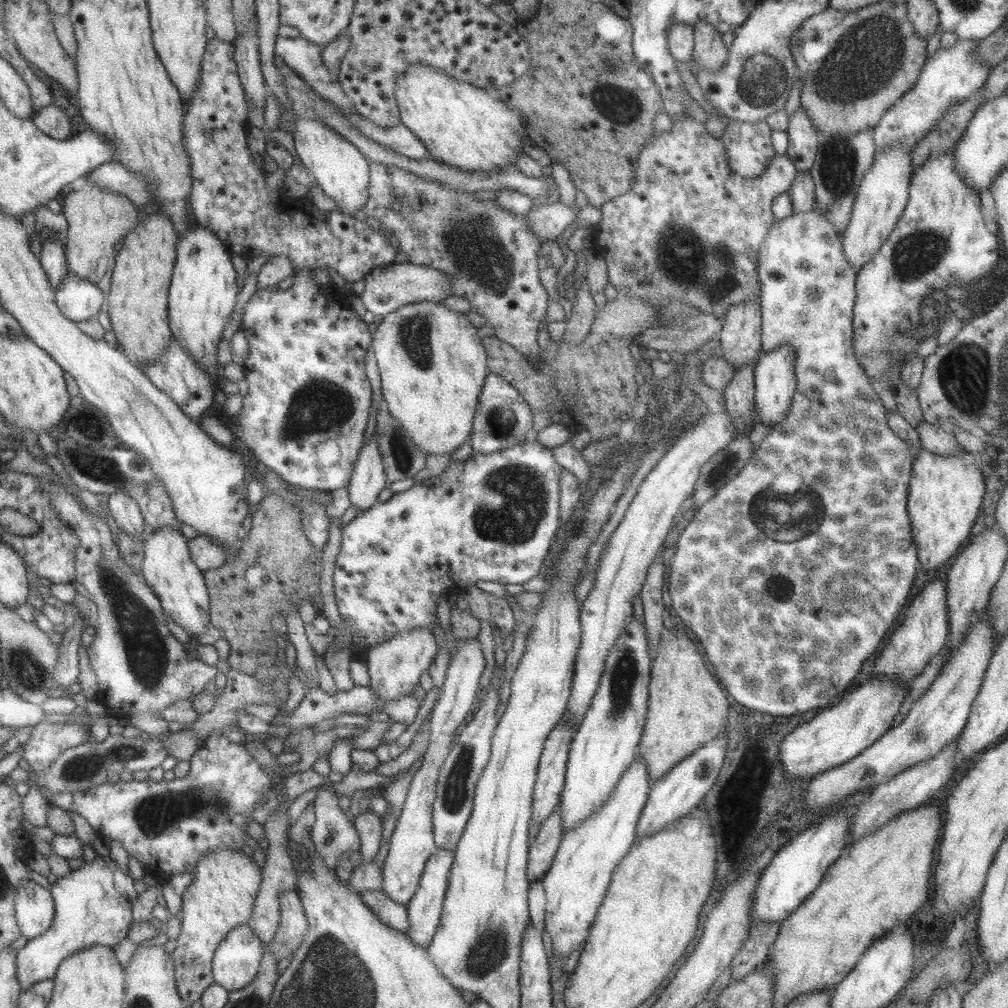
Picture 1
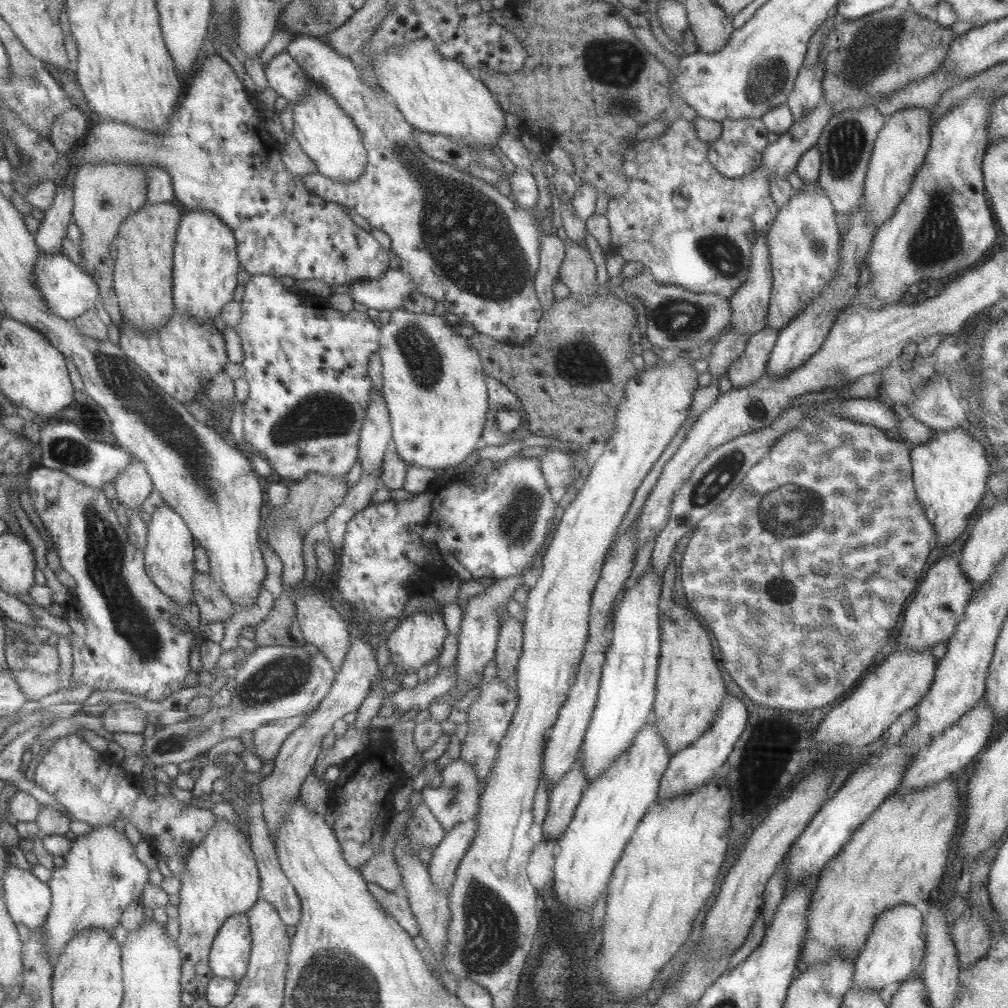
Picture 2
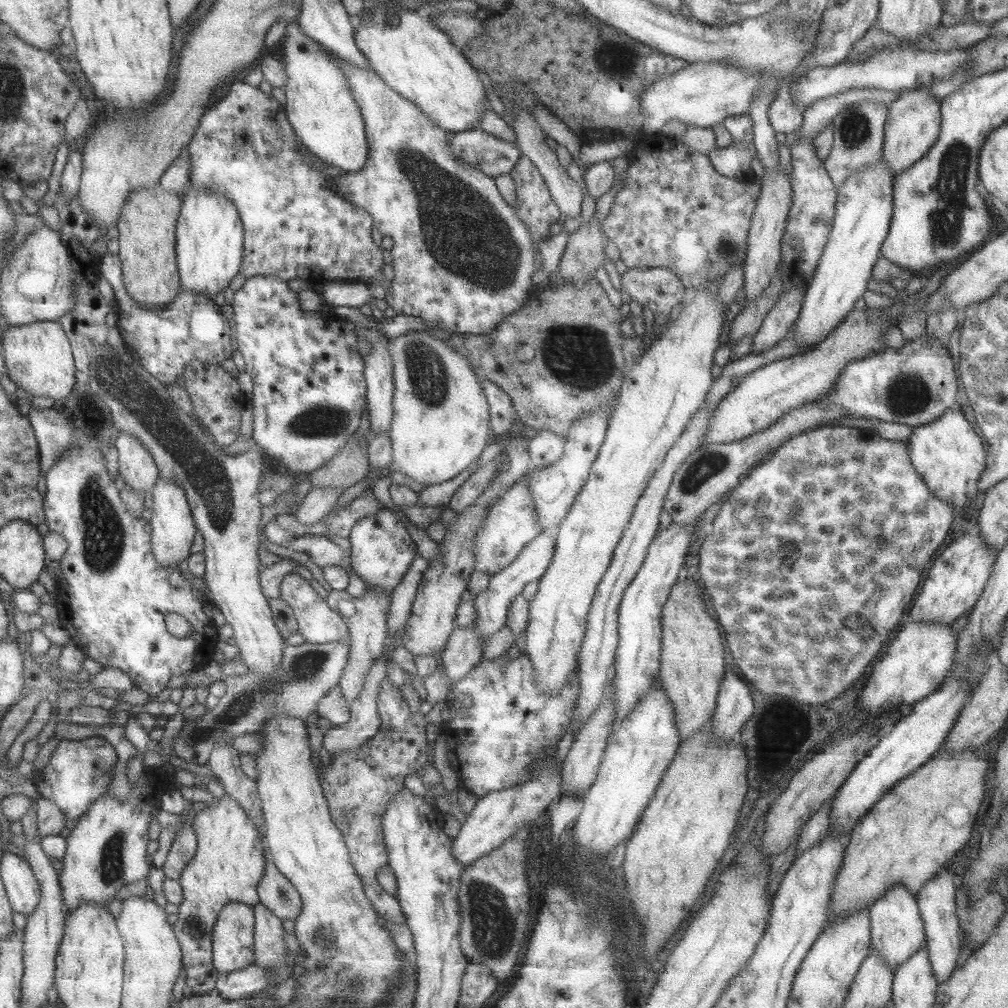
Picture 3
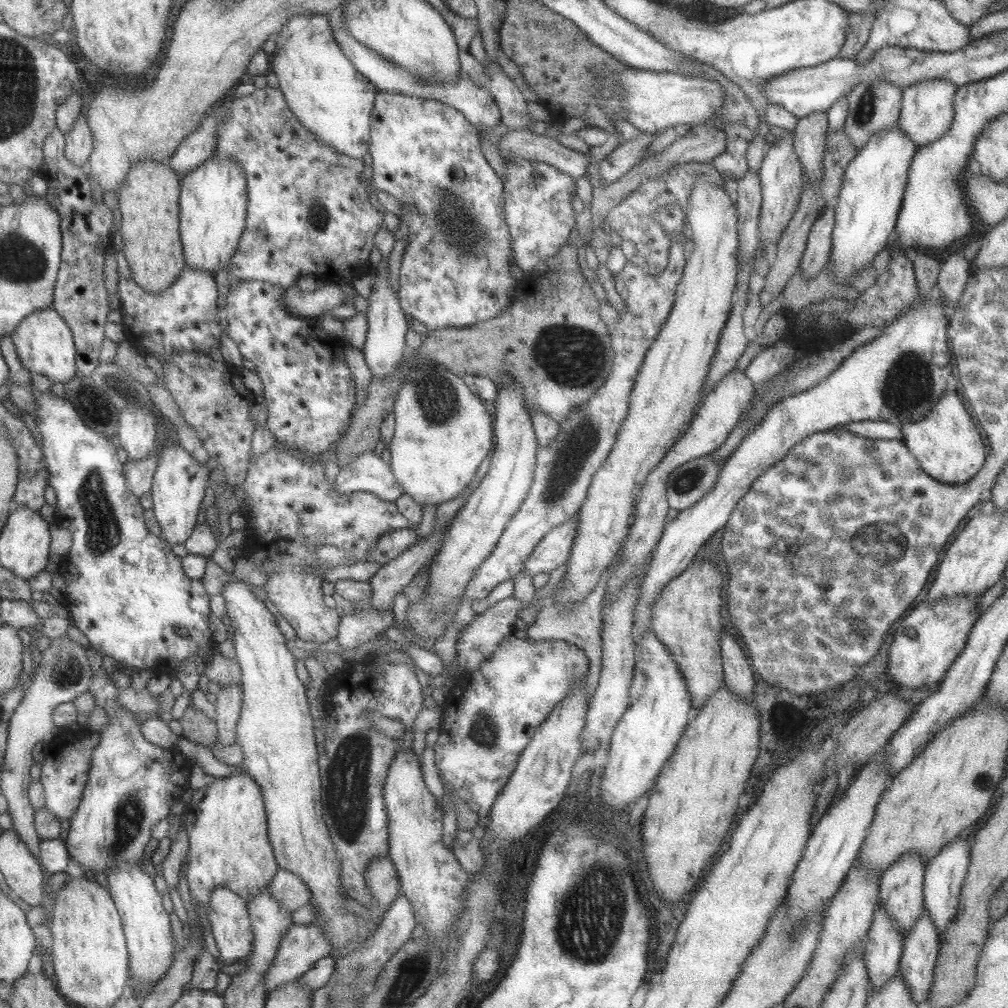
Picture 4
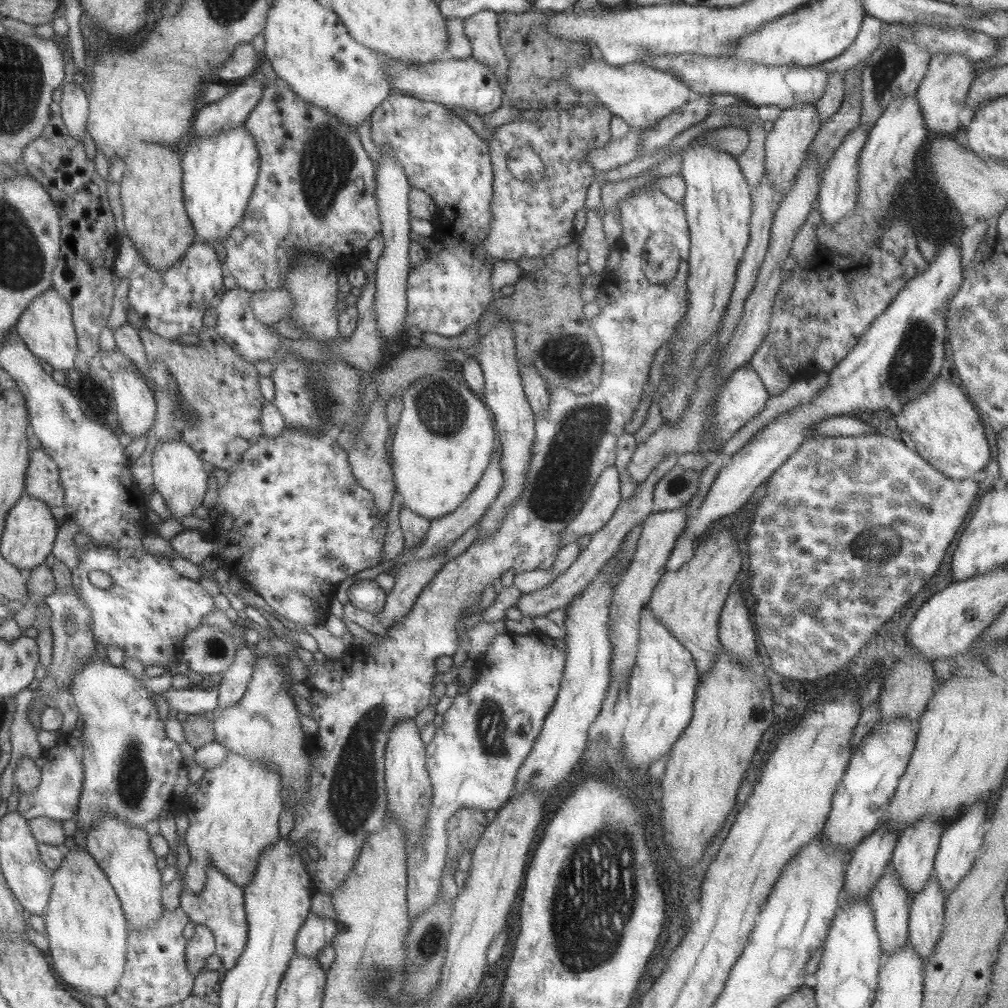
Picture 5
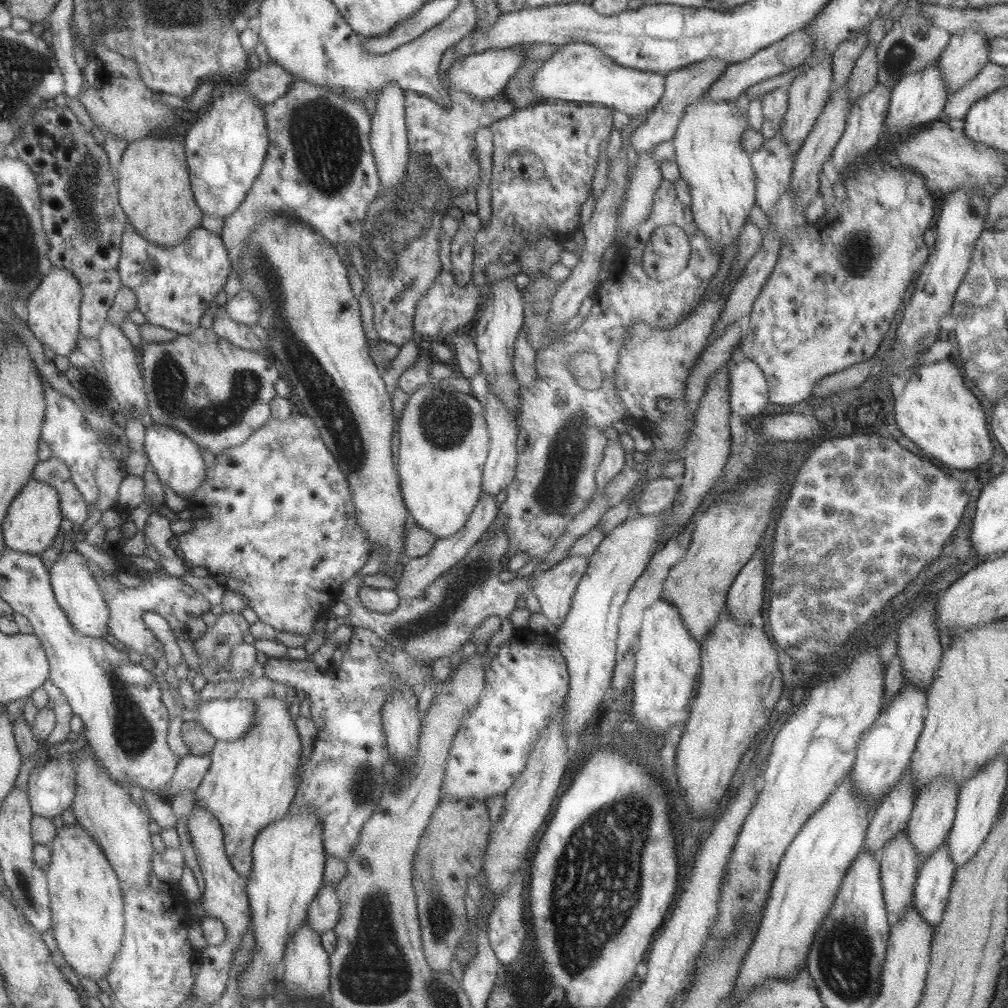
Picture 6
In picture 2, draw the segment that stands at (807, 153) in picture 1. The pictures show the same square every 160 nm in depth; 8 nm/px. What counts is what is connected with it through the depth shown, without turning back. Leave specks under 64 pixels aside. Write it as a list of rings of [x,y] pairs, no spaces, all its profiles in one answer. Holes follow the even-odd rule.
[[[817,61],[813,67],[801,66],[794,80],[793,88],[784,102],[789,108],[793,122],[801,120],[818,104],[824,102],[822,97],[822,78],[825,67]]]

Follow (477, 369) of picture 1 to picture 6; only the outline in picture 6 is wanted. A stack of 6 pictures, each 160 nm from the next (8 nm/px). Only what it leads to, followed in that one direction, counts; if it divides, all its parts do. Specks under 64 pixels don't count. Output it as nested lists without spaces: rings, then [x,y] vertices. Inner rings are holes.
[[[425,382],[409,396],[397,422],[399,446],[396,473],[409,518],[436,537],[457,532],[480,499],[481,476],[490,438],[483,408],[473,395],[453,390],[446,382]]]

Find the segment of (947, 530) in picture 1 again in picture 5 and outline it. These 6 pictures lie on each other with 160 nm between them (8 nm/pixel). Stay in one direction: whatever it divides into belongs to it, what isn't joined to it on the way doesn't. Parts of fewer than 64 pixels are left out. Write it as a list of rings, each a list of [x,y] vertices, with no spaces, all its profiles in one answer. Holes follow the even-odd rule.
[[[940,376],[931,381],[927,392],[909,401],[893,416],[895,426],[915,443],[915,452],[935,470],[952,480],[971,478],[985,468],[991,452],[985,439],[983,424],[966,393]]]

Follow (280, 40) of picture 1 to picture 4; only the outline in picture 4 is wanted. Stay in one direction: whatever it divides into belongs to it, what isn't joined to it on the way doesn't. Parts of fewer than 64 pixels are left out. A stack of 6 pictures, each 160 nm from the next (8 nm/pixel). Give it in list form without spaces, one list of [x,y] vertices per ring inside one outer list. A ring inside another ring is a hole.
[[[375,89],[375,98],[370,112],[370,146],[368,157],[371,159],[369,188],[374,193],[386,192],[399,202],[401,215],[398,217],[399,226],[406,224],[402,231],[407,235],[407,243],[401,256],[399,267],[399,306],[410,319],[421,322],[428,331],[446,328],[467,328],[472,324],[491,320],[495,318],[514,297],[515,288],[520,280],[514,279],[510,273],[512,264],[512,248],[508,226],[504,219],[504,198],[502,191],[502,180],[495,174],[490,164],[483,156],[480,149],[478,130],[467,119],[452,106],[443,104],[433,99],[424,99],[416,96],[390,93],[381,89]]]

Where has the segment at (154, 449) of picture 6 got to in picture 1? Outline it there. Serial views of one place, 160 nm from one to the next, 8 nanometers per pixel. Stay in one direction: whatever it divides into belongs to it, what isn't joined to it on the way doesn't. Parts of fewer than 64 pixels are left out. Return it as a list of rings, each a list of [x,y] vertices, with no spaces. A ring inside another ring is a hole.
[[[162,526],[155,529],[144,539],[144,555],[140,573],[143,575],[149,588],[159,599],[162,612],[195,639],[205,632],[210,623],[210,600],[202,570],[191,560],[186,538],[179,529]]]

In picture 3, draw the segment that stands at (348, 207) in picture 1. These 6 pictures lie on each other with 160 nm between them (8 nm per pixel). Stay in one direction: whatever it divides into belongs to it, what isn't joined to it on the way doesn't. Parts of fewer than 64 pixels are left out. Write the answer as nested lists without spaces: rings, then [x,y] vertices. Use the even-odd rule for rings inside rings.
[[[289,21],[286,24],[285,38],[285,47],[280,60],[284,64],[286,74],[286,83],[283,88],[286,102],[283,105],[286,119],[289,121],[291,128],[299,136],[301,145],[310,154],[314,154],[320,162],[337,166],[337,168],[345,170],[347,173],[361,170],[364,162],[368,159],[364,121],[341,69],[330,57],[331,52],[318,42],[305,36],[297,22]]]

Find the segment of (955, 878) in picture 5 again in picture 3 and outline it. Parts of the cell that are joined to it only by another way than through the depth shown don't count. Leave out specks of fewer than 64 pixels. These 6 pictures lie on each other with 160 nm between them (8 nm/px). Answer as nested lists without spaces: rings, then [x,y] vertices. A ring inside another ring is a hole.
[[[948,868],[940,870],[936,875],[927,881],[919,893],[915,896],[919,914],[924,926],[924,935],[927,953],[929,953],[929,965],[938,984],[945,982],[950,974],[954,972],[953,967],[961,955],[961,932],[959,919],[956,915],[955,885],[953,875]]]

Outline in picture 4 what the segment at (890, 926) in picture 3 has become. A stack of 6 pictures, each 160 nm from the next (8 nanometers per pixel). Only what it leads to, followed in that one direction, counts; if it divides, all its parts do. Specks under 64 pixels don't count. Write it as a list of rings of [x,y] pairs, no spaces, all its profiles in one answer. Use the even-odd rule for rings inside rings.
[[[905,853],[903,857],[895,861],[891,867],[880,874],[879,894],[876,904],[888,914],[888,918],[894,922],[894,927],[905,937],[915,924],[915,921],[924,912],[923,904],[923,878],[925,863],[915,853]]]

